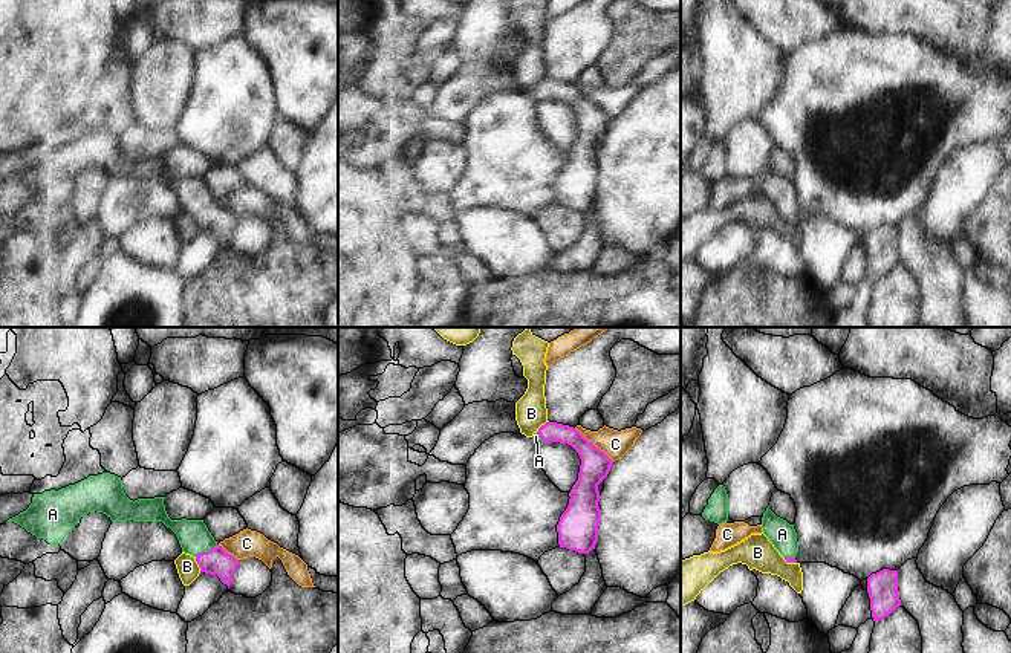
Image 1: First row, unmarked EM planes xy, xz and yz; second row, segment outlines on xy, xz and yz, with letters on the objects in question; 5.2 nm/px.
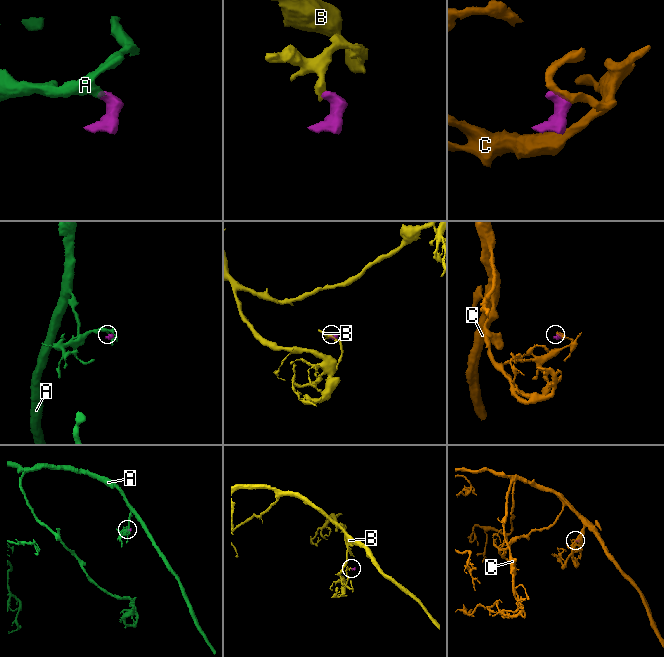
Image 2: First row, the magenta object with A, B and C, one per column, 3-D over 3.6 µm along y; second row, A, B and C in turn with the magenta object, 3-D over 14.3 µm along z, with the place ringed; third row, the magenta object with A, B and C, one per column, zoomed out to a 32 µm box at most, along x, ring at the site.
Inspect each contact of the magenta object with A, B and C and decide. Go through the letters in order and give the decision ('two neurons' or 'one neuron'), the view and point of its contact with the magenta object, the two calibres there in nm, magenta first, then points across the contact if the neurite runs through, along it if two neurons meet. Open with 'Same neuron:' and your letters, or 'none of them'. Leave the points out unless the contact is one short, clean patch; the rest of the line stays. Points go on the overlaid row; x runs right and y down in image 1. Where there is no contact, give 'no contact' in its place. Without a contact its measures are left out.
Same neuron: A
A: one neuron | xy (205, 552) | 140/170 nm | across xy (217, 562), (205, 552), (193, 536)
B: two neurons | xy (198, 563) | 140/120 nm | along xy (195, 557), (201, 571)
C: two neurons | xz (594, 445) | 160/150 nm | along xz (575, 427), (614, 461)

